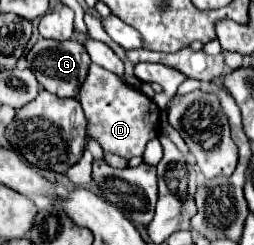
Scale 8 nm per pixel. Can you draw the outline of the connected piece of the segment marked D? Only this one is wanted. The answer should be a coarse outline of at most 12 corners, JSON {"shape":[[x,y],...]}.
{"shape":[[100,65],[78,99],[88,135],[130,159],[160,133],[158,105]]}

